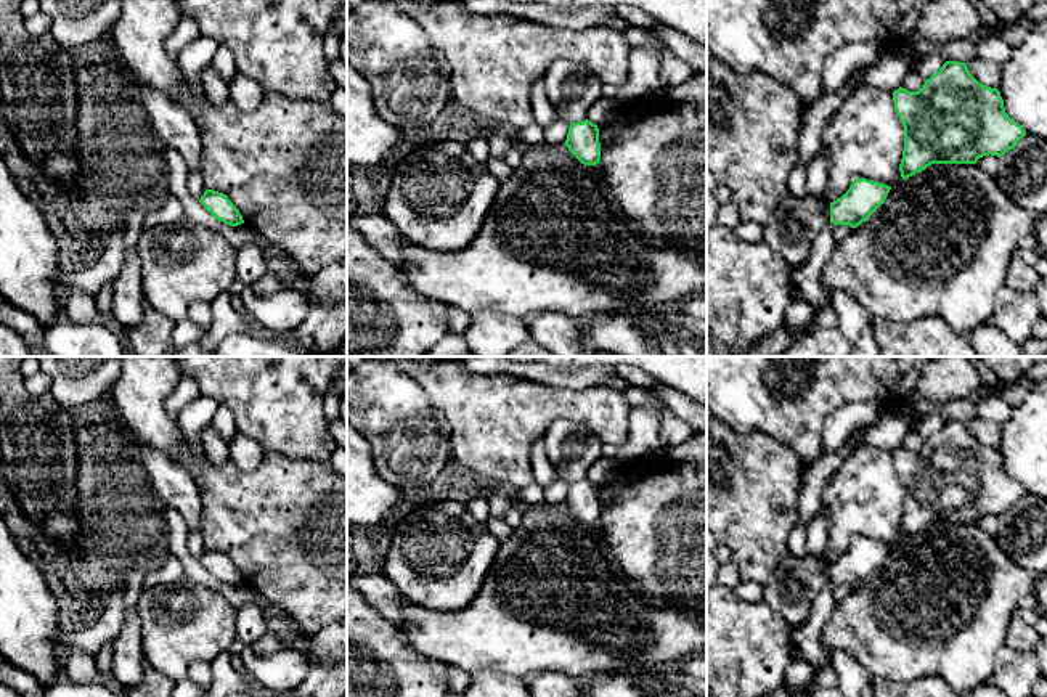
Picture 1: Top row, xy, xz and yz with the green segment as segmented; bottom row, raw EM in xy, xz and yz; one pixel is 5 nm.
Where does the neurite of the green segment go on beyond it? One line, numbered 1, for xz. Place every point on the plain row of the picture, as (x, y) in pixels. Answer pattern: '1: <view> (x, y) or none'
1: none

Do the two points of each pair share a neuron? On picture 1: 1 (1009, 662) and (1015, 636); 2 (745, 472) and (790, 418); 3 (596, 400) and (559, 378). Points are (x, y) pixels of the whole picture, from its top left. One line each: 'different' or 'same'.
1: different
2: different
3: different

